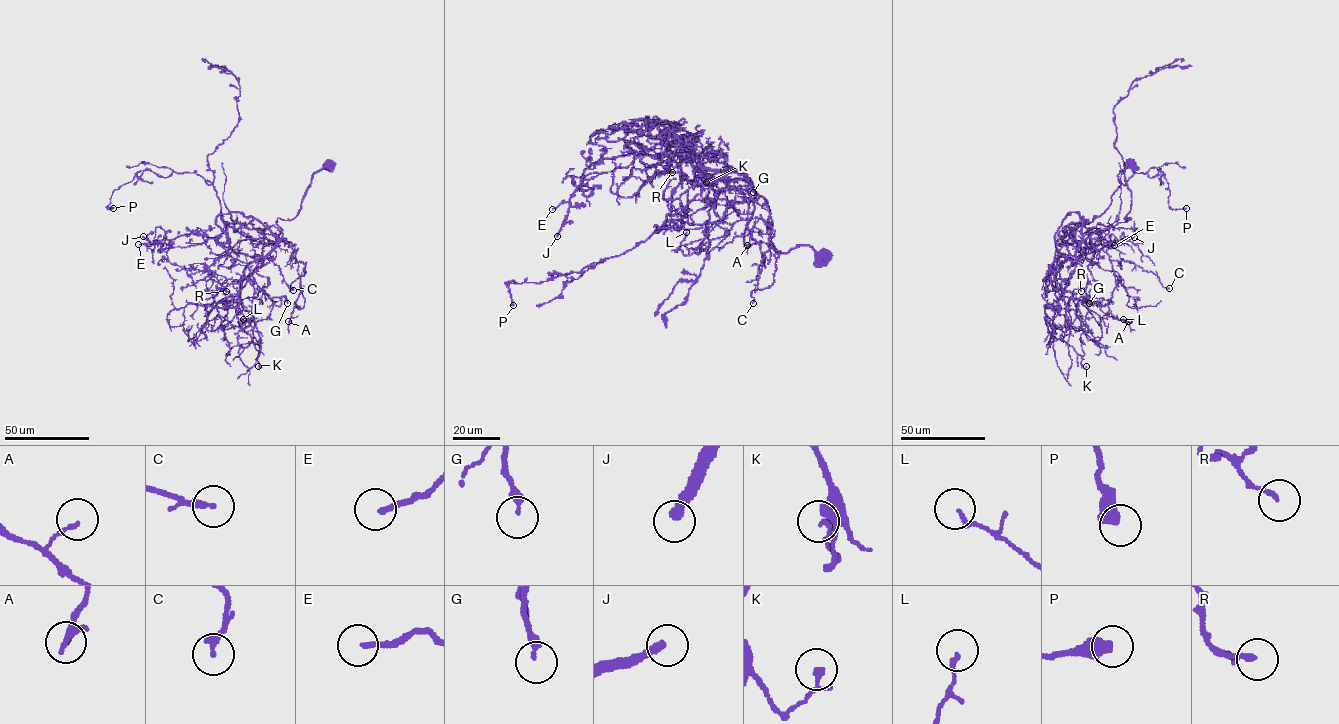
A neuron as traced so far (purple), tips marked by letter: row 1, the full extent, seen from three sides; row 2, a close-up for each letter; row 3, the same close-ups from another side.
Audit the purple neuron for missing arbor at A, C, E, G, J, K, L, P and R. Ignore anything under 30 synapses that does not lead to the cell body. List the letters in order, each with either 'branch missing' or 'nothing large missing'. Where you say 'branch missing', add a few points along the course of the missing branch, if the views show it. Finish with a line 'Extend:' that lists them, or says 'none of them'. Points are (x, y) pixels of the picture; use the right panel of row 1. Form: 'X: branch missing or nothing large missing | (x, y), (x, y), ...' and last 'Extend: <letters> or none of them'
A: nothing large missing
C: nothing large missing
E: branch missing | (1114, 245), (1123, 240), (1132, 242), (1151, 224), (1153, 228)
G: nothing large missing
J: branch missing
K: nothing large missing
L: nothing large missing
P: nothing large missing
R: nothing large missing
Extend: E, J

